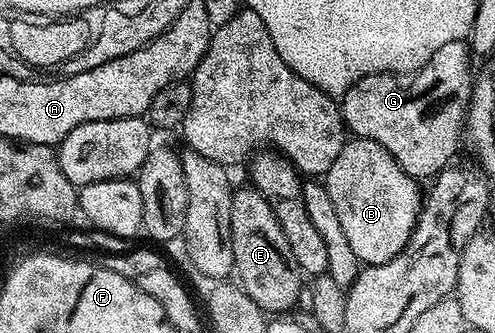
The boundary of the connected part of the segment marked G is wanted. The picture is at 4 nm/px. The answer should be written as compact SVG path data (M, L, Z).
M448 40L446 46L436 51L416 72L407 74L379 72L354 82L339 101L345 129L353 137L378 142L378 146L386 149L396 159L398 166L402 166L402 170L406 170L406 174L413 176L417 182L434 178L443 168L453 163L452 155L456 152L460 128L462 132L468 105L472 99L474 83L472 63L474 57L464 40Z

